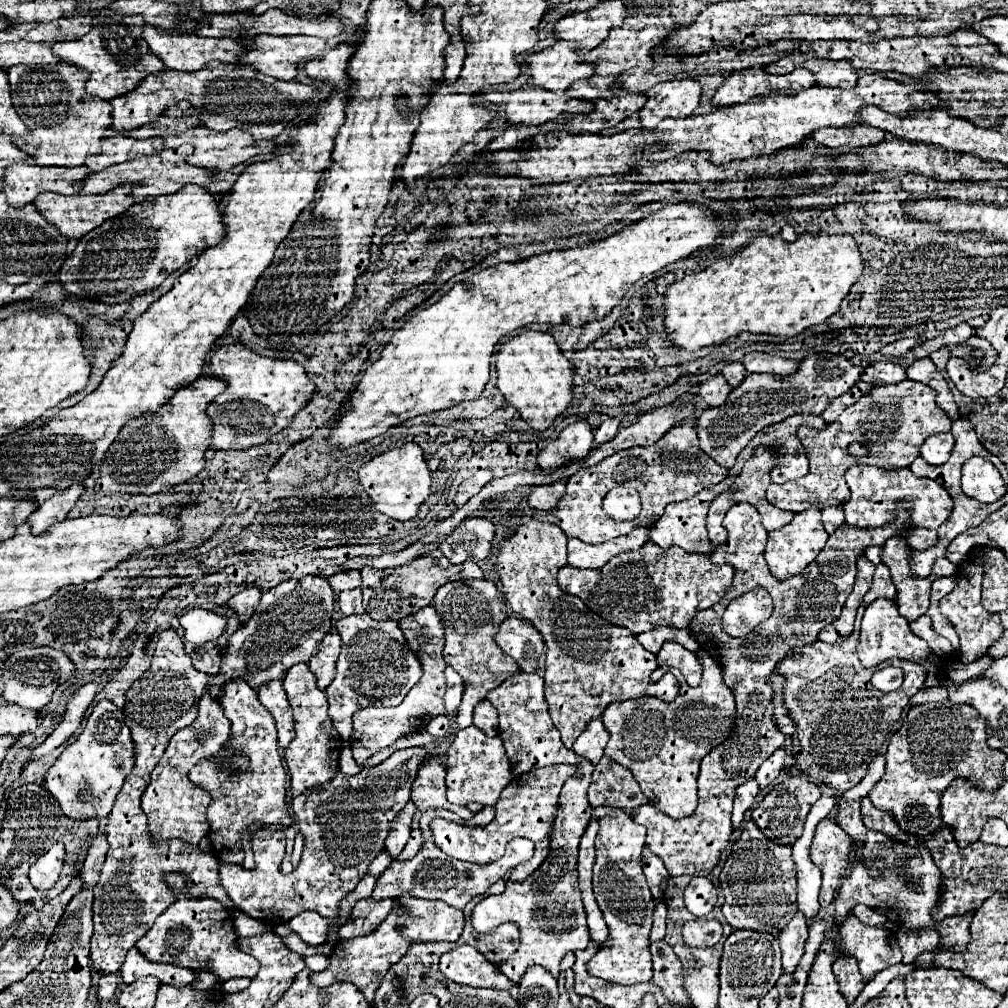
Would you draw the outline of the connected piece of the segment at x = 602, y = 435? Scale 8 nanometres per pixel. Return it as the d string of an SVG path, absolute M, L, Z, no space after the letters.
M617 418L605 420L605 422L593 432L593 434L595 434L595 438L593 438L593 448L599 448L601 444L613 440L613 438L617 436L617 432L619 432L619 420L617 420Z

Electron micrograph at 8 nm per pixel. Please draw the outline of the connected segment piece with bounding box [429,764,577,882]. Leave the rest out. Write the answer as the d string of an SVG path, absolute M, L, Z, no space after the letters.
M553 764L545 768L537 768L533 772L521 774L519 782L511 782L503 796L495 804L495 820L483 827L464 827L444 818L436 818L430 823L433 842L449 856L473 864L489 864L491 860L499 860L503 856L503 850L509 840L521 836L529 838L535 844L535 856L529 862L523 862L511 870L513 882L523 882L527 876L531 876L549 856L549 840L551 840L551 824L557 816L559 808L559 792L563 782L575 774L575 766L569 764Z

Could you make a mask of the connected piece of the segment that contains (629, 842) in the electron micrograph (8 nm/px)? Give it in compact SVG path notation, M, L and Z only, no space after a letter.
M613 810L599 818L599 834L595 838L595 866L593 866L593 892L609 928L609 940L601 944L599 952L589 960L587 970L591 976L603 978L613 984L639 984L653 978L653 964L649 952L649 932L653 916L653 896L647 888L641 850L645 846L645 826L631 820L625 810Z

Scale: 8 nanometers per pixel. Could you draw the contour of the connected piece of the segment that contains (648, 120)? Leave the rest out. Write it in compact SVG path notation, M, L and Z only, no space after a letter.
M691 78L673 80L673 82L661 82L661 84L653 86L649 92L645 92L645 96L647 96L647 102L639 110L639 122L641 122L641 128L651 130L653 122L659 122L663 118L691 116L695 112L695 108L699 106L699 100L701 100L701 84L697 80L691 80Z

